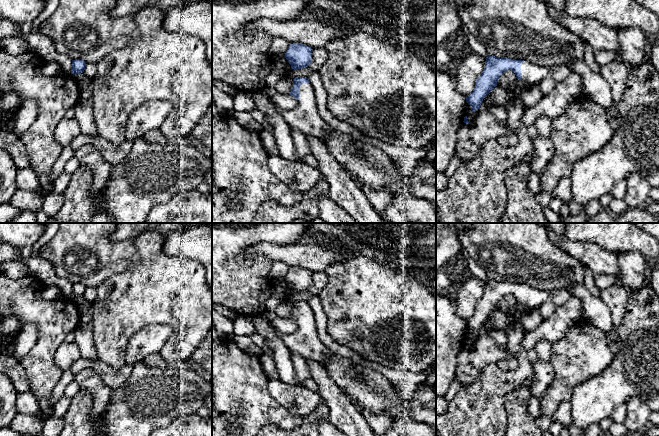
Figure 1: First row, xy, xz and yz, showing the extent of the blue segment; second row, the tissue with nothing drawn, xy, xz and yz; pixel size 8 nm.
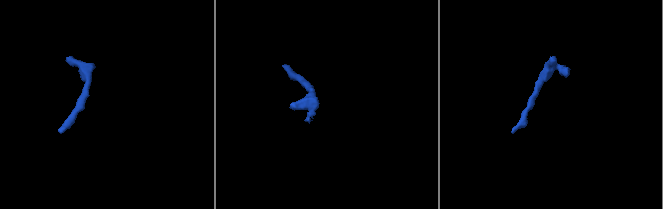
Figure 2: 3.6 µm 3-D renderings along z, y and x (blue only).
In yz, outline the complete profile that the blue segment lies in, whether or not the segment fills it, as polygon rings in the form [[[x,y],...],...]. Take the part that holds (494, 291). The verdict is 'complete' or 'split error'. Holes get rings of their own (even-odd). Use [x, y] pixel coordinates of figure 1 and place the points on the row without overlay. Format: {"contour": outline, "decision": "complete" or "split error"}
{"contour": [[[488,280],[485,292],[476,304],[473,316],[466,321],[466,326],[471,330],[472,335],[479,333],[483,323],[497,310],[499,301],[508,294],[512,294],[517,303],[523,304],[529,309],[547,301],[551,301],[556,306],[563,306],[571,298],[566,289],[545,291],[524,284]]], "decision": "split error"}

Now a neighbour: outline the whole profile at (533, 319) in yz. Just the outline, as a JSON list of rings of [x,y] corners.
[[[531,309],[530,312],[525,315],[520,324],[525,333],[534,331],[543,321],[541,315],[536,309]]]

